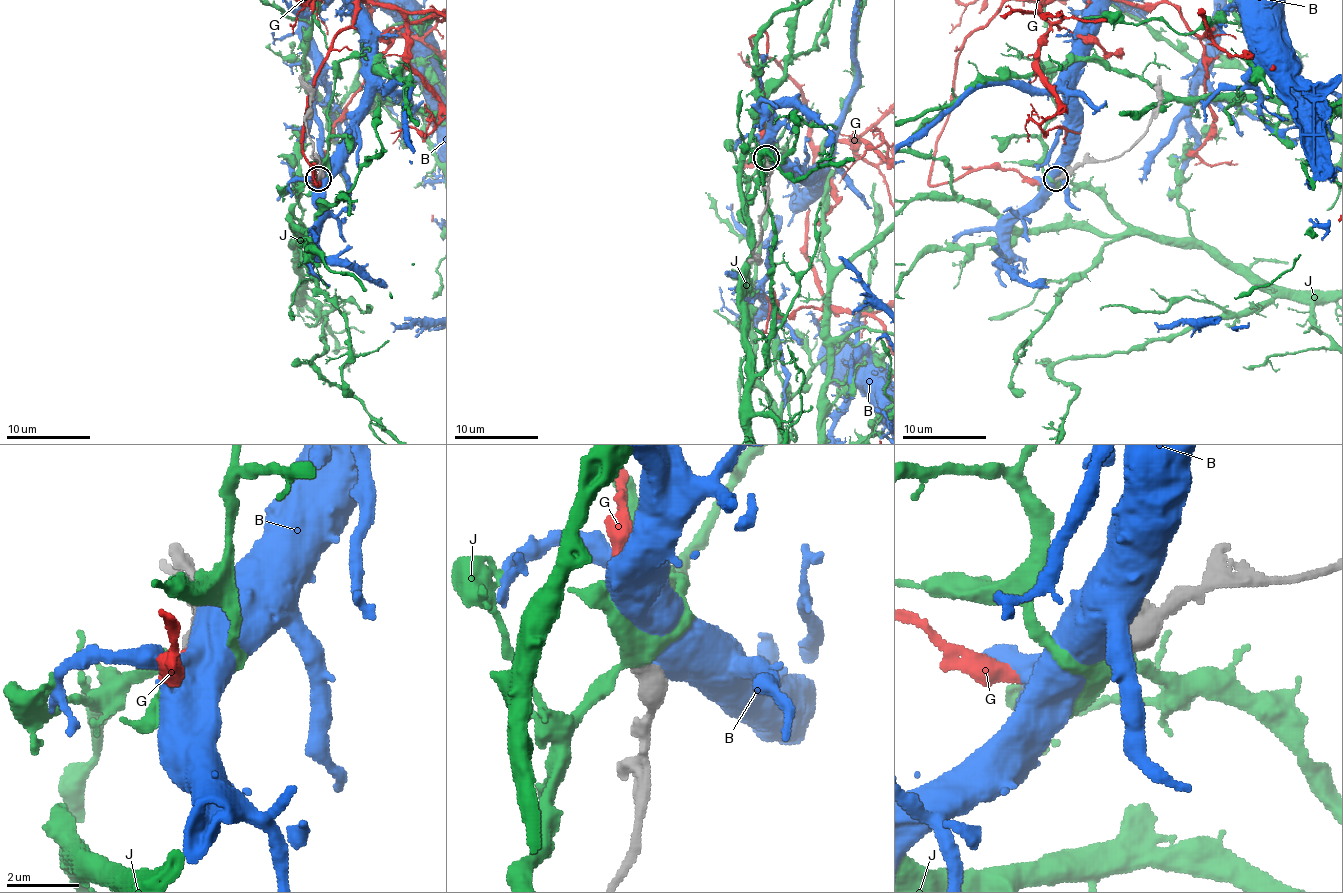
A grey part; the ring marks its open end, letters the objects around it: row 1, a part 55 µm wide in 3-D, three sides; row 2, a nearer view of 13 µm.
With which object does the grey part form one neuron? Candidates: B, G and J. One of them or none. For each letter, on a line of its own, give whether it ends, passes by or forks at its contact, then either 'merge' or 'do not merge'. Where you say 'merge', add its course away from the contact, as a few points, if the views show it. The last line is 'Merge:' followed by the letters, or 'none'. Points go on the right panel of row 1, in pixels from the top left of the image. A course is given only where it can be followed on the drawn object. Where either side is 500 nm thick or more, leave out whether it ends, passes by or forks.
B: do not merge
G: it ends | merge
J: do not merge
Merge: G

